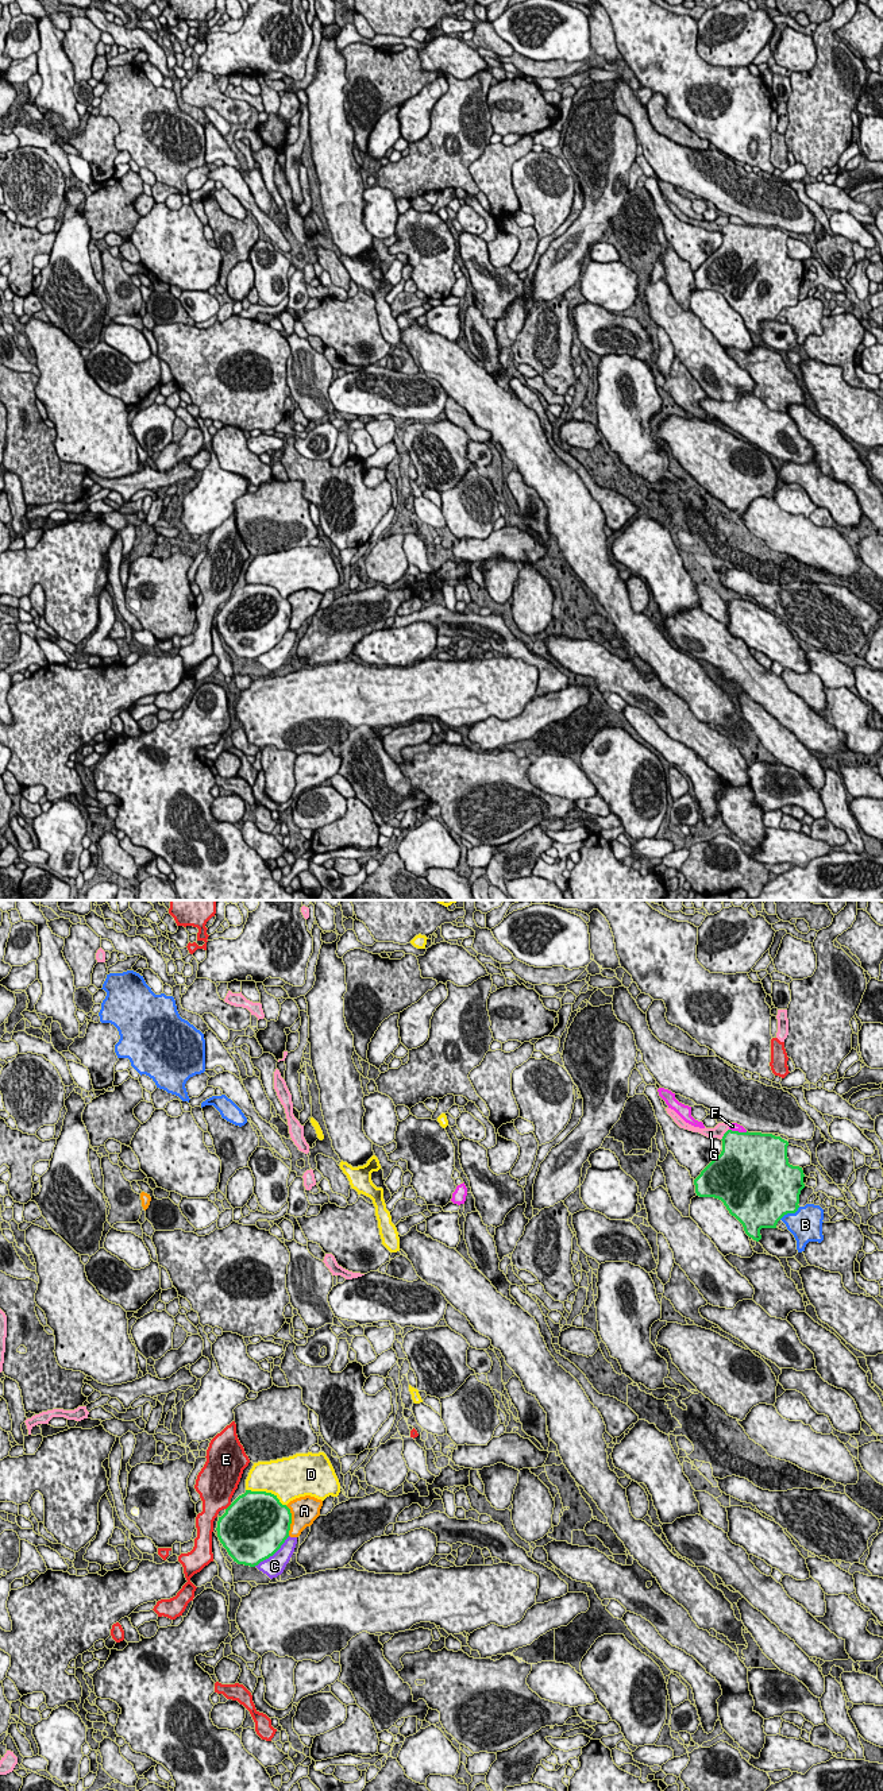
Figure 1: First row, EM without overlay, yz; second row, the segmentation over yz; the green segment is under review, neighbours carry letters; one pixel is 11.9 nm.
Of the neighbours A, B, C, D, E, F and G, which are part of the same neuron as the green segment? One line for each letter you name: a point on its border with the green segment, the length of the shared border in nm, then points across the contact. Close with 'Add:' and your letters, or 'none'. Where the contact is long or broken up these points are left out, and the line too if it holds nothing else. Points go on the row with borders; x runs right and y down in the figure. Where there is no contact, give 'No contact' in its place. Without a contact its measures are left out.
C: Touches green at yz (272, 1555). Shared border 550 nm
Add: C

